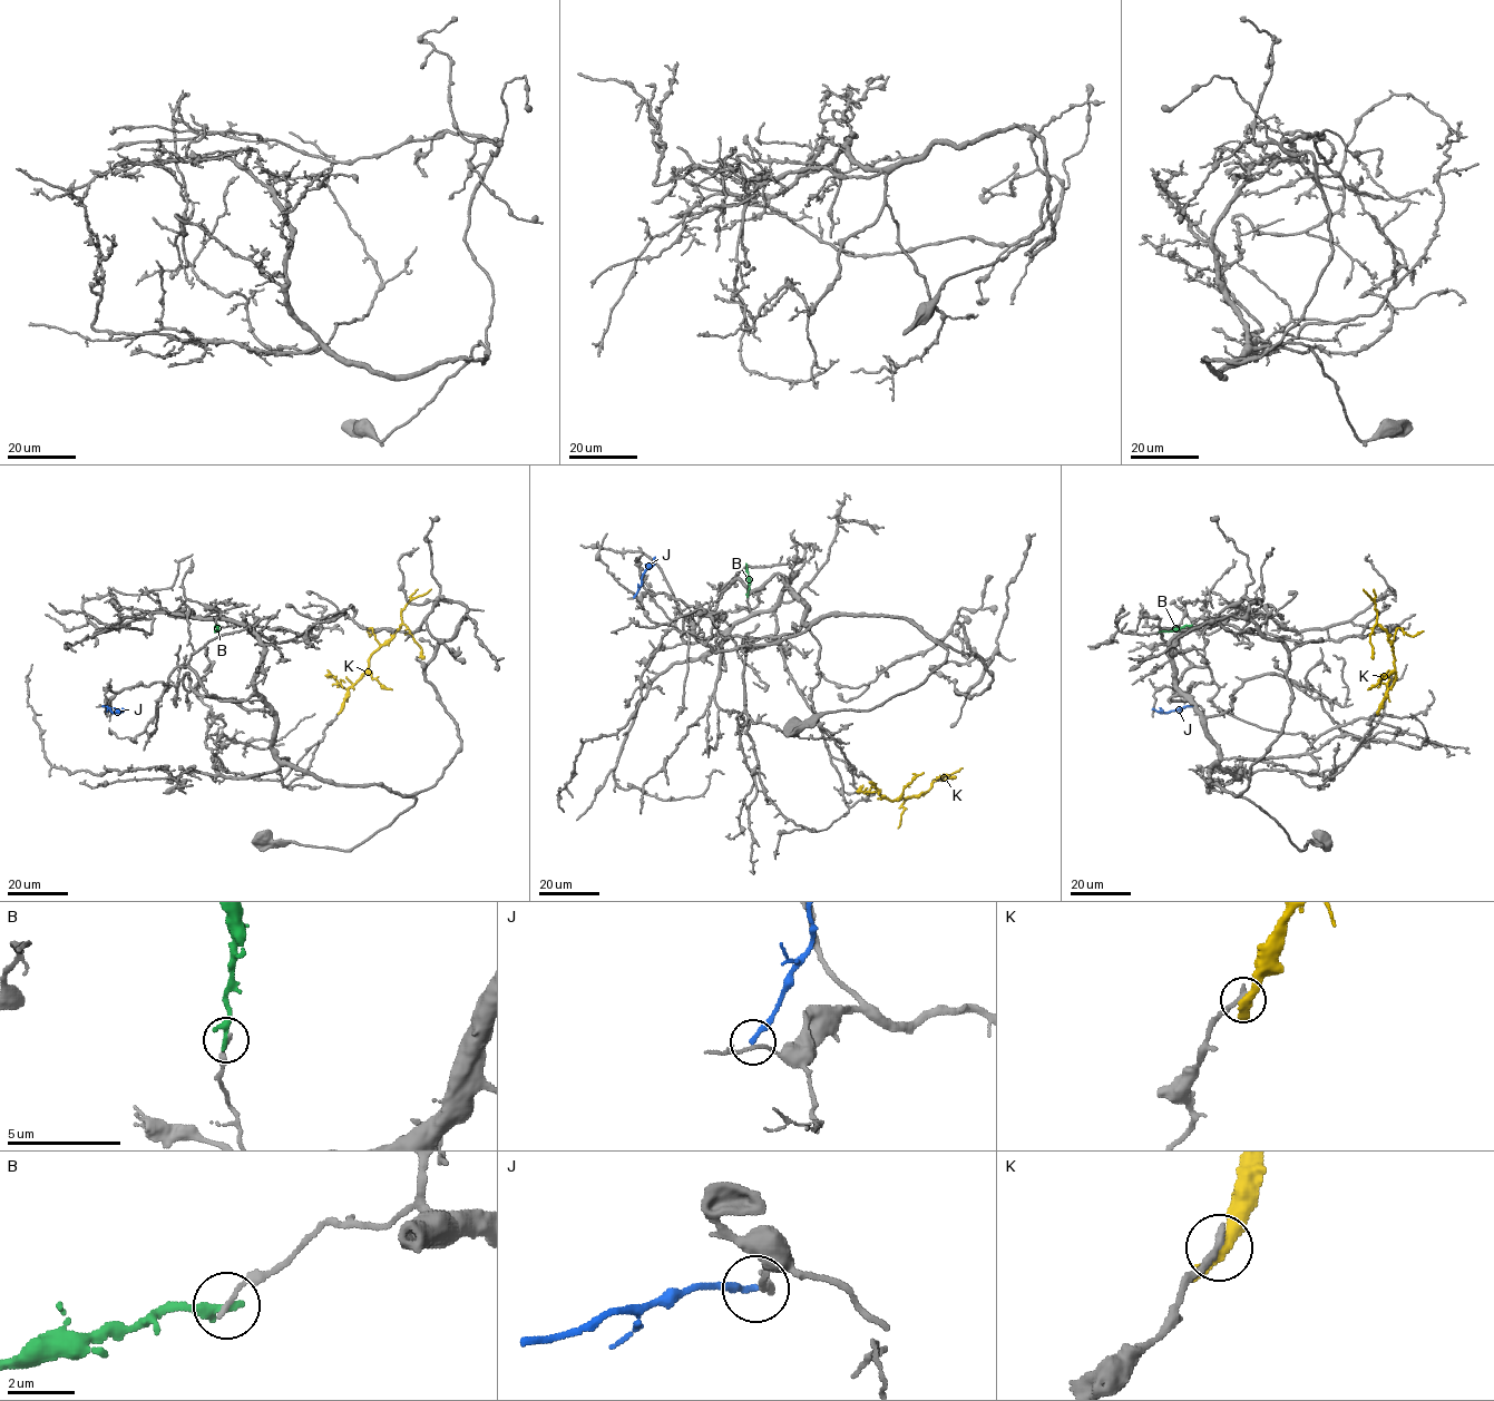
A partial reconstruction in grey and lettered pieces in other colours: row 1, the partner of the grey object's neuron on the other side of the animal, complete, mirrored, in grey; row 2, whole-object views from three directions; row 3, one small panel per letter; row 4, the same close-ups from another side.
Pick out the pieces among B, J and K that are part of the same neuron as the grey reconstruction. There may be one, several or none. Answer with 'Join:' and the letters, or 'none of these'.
Join: none of these

